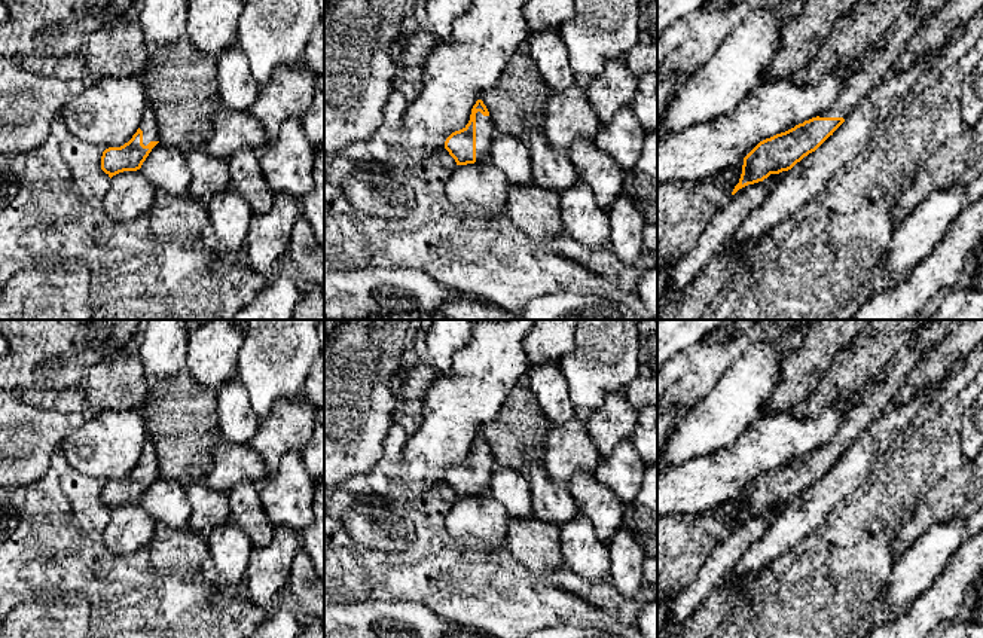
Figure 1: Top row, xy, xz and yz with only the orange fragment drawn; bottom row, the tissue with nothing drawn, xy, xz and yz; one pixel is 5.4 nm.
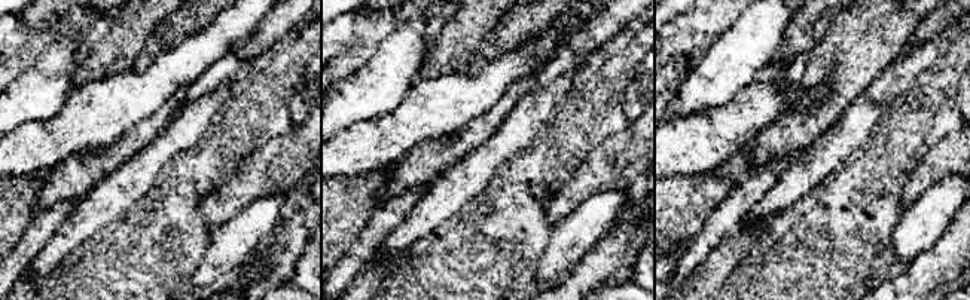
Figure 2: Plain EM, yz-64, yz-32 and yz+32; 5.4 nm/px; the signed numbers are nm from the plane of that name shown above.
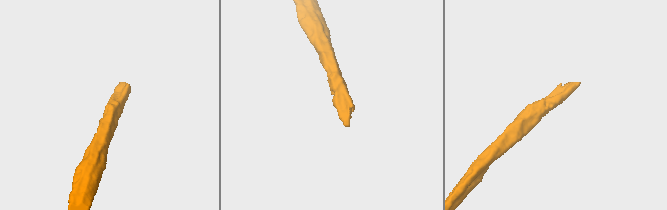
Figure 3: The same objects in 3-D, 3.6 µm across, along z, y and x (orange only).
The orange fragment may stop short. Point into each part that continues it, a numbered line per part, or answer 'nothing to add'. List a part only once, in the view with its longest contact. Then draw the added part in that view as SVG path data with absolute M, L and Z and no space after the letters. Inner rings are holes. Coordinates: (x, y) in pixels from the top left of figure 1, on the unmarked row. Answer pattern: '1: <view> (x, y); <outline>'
1: xz (485, 461); M480 445L476 446L476 495L489 495L489 482L495 465L491 449L483 449Z

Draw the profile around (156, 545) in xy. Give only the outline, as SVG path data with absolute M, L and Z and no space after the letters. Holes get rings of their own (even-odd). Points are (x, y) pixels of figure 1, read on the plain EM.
M158 525L147 546L152 562L162 570L199 570L210 564L207 534Z

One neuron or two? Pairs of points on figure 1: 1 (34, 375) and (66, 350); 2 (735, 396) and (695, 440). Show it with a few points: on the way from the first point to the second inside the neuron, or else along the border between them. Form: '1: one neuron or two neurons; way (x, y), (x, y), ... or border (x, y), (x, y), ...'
1: one neuron; way (42, 368), (58, 351)
2: one neuron; way (729, 406), (705, 430)

